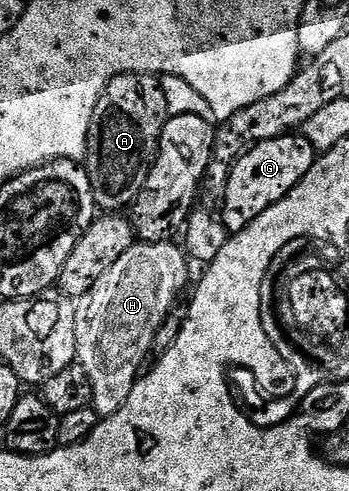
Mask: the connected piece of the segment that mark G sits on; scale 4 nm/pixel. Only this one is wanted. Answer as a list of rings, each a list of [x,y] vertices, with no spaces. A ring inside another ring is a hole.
[[[302,132],[282,134],[279,138],[257,142],[230,167],[230,175],[226,178],[226,192],[220,199],[223,226],[231,235],[248,228],[248,224],[252,224],[252,220],[256,220],[260,212],[272,208],[272,204],[288,196],[288,192],[292,192],[292,188],[296,188],[296,184],[304,180],[315,161],[315,148]]]

